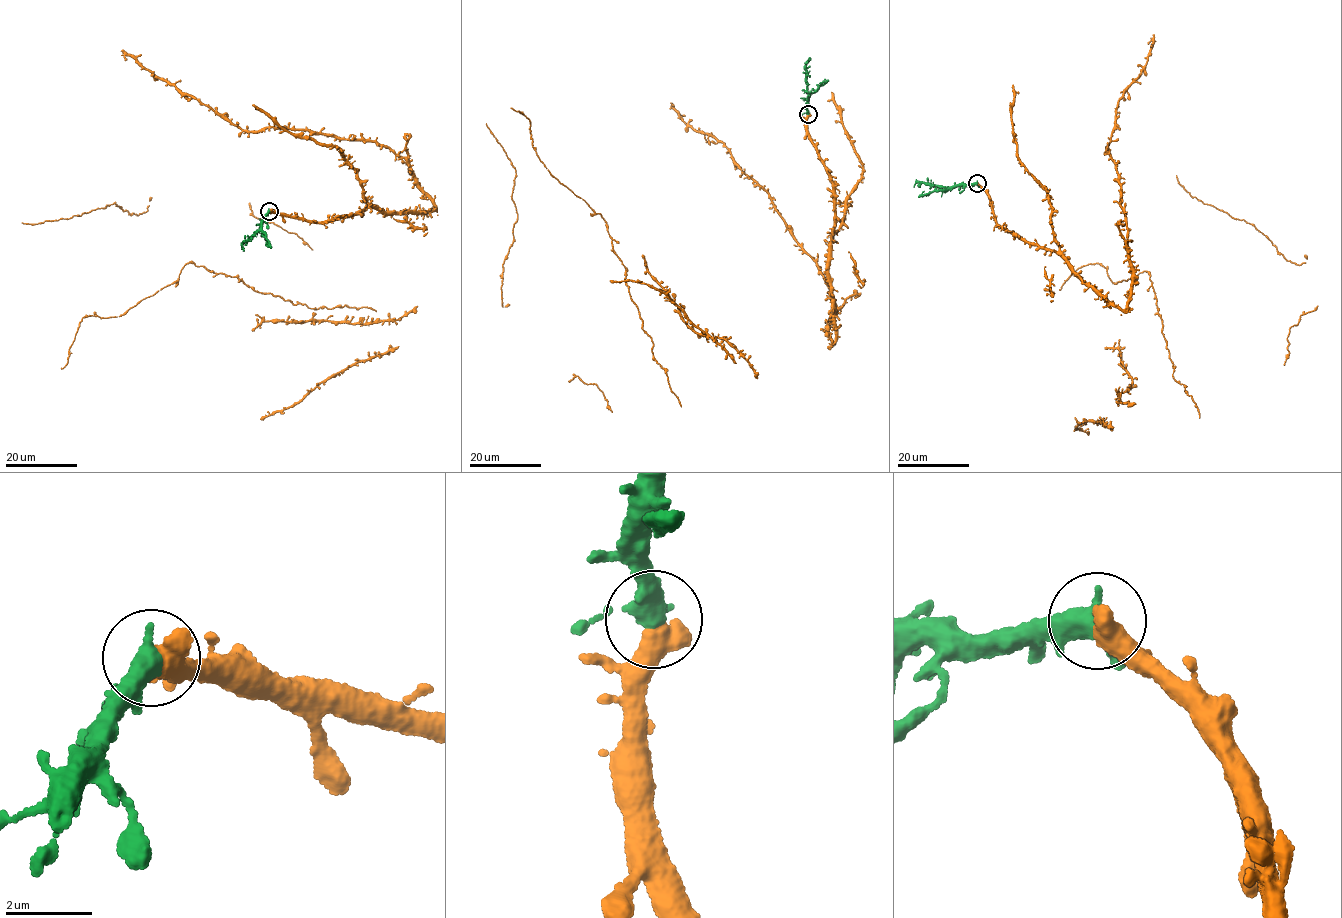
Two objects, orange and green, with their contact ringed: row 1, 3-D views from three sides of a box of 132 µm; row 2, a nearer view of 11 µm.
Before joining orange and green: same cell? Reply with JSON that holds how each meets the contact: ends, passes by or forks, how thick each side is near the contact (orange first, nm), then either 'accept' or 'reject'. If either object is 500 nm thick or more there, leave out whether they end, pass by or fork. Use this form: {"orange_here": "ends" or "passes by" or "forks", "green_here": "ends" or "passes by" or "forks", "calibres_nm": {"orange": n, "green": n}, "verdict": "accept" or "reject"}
{"calibres_nm": {"orange": 600, "green": 400}, "verdict": "accept"}

